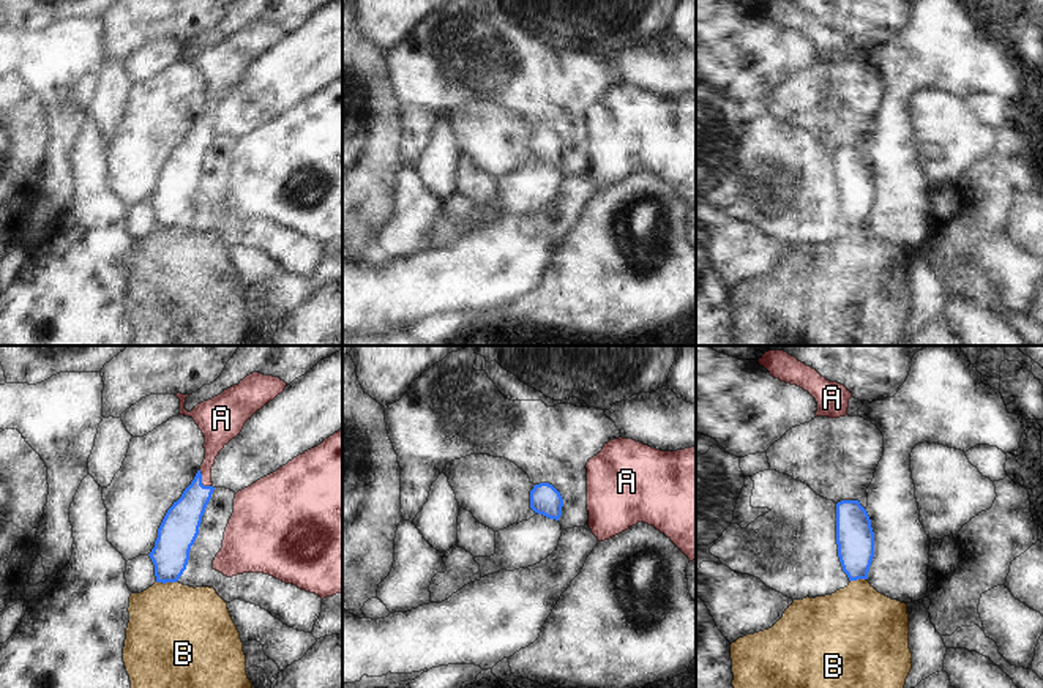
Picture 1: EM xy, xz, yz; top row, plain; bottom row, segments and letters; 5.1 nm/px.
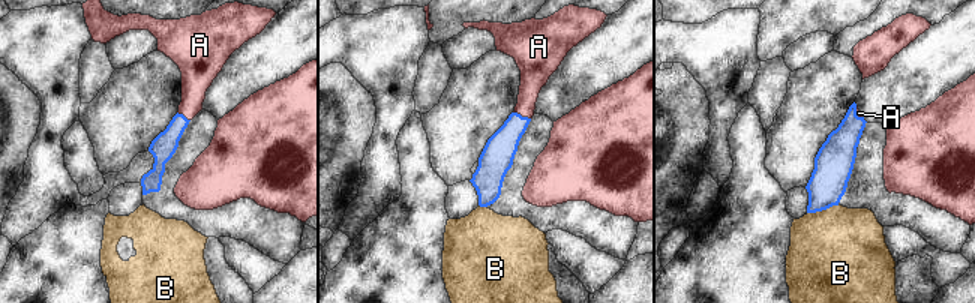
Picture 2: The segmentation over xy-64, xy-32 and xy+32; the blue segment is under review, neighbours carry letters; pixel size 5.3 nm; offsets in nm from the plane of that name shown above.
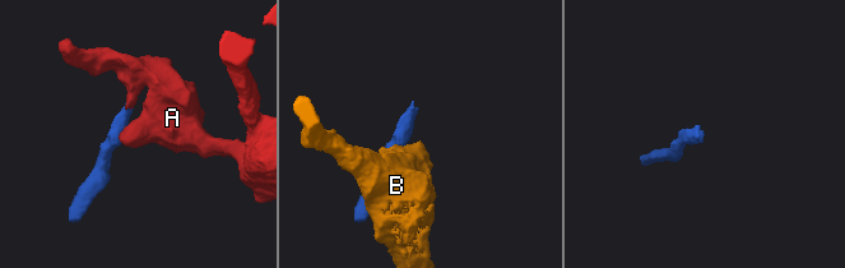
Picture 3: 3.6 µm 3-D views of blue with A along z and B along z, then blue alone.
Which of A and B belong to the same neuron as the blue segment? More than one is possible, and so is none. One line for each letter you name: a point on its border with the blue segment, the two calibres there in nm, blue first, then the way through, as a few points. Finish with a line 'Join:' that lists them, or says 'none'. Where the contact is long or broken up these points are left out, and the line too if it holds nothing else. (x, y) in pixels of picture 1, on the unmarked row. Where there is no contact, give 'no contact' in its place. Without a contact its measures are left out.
A: contact xy (201, 128); calibres 190 and 120 nm; way xy (180, 172), (201, 136), (201, 128), (216, 82)
Join: A

